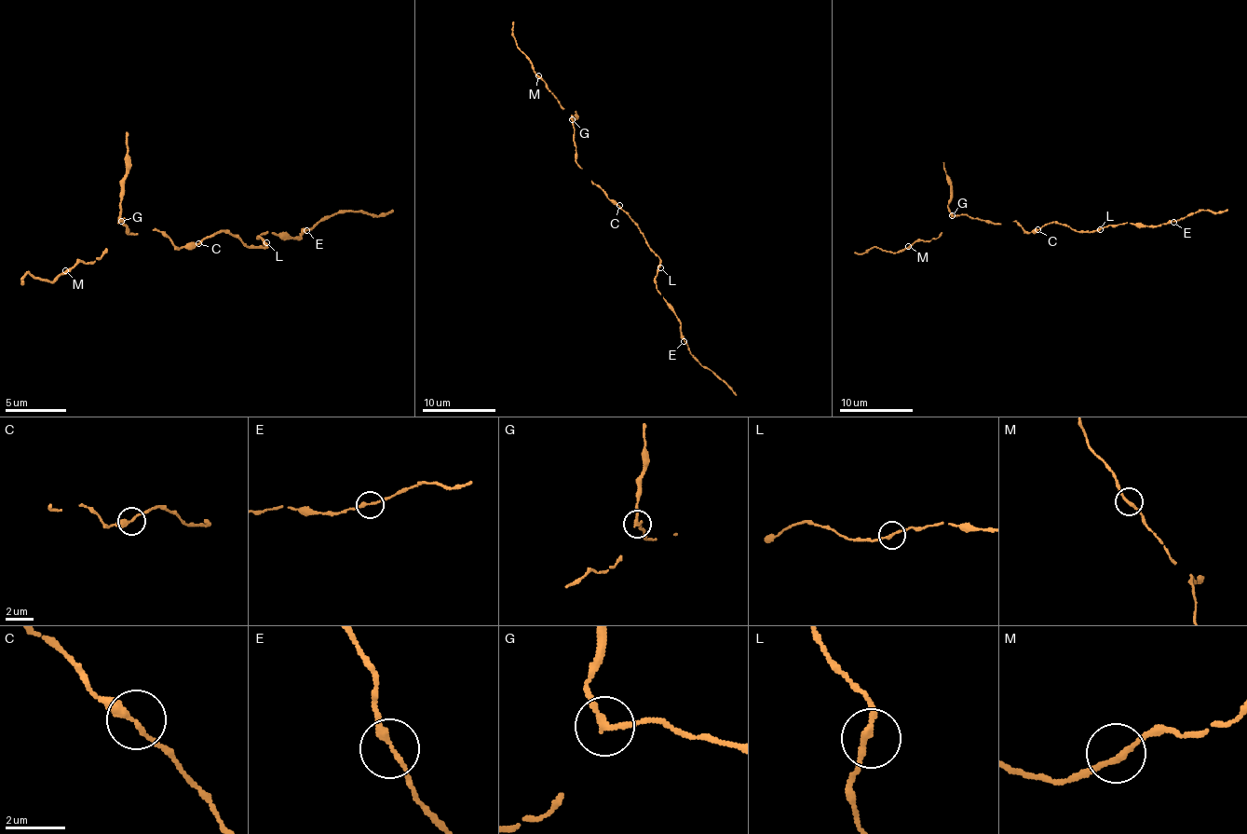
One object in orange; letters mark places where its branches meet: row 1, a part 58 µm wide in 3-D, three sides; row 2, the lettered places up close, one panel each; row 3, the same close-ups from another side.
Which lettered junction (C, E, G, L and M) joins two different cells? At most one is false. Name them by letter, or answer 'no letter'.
G

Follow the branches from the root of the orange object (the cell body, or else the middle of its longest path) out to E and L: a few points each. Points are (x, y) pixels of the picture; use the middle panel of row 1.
E: (619, 207), (638, 226), (649, 249), (660, 260), (657, 289), (680, 322), (680, 335), (684, 341)
L: (619, 207), (638, 226), (649, 249), (660, 260), (660, 267)

